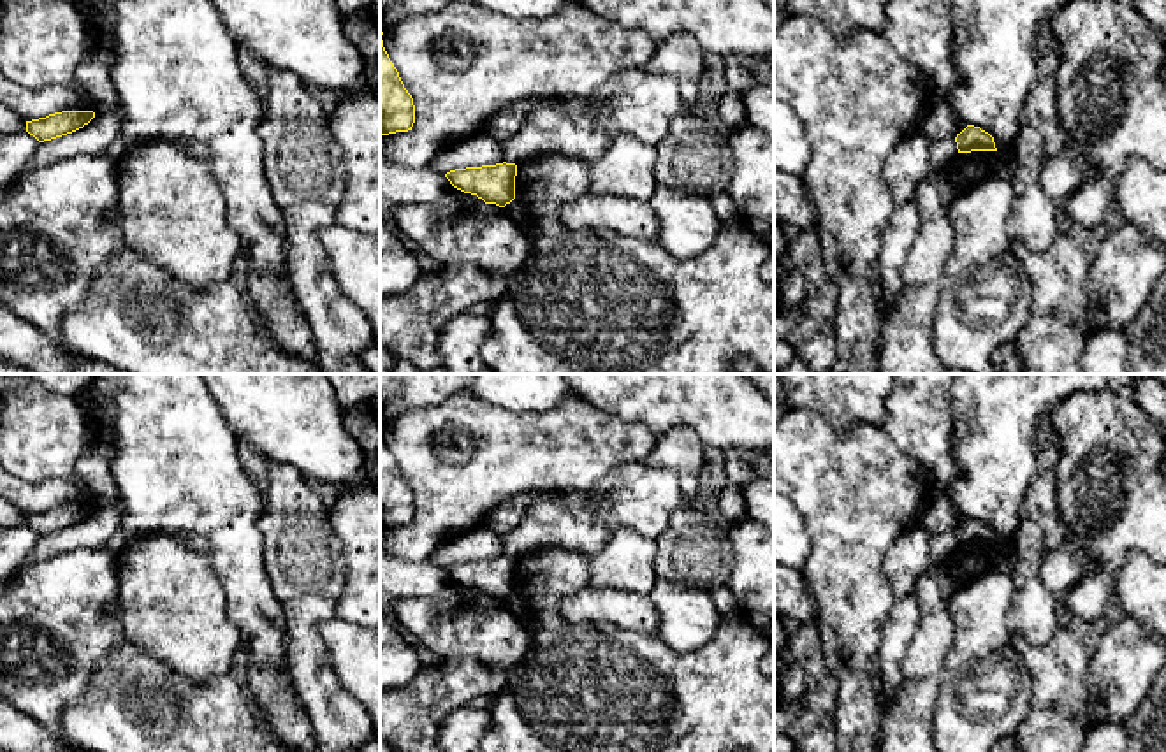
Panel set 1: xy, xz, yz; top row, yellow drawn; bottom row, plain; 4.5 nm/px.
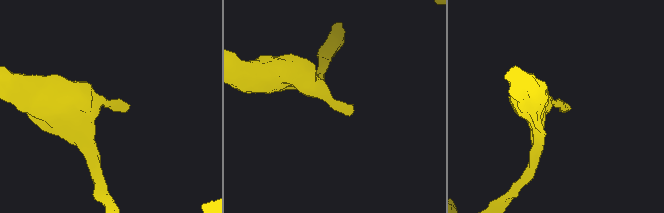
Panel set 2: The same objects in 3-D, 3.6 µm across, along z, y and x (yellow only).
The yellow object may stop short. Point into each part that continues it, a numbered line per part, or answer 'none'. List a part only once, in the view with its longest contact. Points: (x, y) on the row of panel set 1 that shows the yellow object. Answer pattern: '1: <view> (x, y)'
none

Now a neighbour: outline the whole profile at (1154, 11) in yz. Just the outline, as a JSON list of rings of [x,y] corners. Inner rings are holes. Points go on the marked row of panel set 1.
[[[1131,0],[1131,4],[1161,37],[1166,35],[1166,0]]]

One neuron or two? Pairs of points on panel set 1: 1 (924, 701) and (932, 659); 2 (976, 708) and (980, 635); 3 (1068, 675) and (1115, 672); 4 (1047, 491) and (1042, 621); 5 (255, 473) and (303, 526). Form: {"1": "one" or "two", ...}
{"1": "one", "2": "one", "3": "two", "4": "one", "5": "two"}

